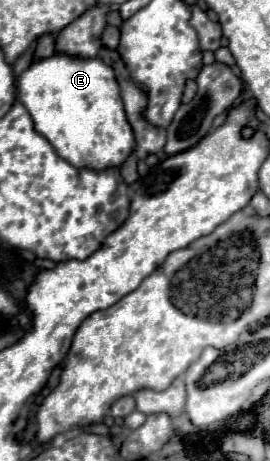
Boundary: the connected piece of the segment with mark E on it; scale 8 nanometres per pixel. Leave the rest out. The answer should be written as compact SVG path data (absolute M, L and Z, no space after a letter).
M55 52L49 58L35 58L29 64L29 68L23 70L19 76L19 100L29 110L35 130L41 136L45 136L55 148L55 152L73 166L91 166L95 170L103 170L107 166L121 166L123 158L127 158L127 154L131 154L135 146L133 130L127 122L123 102L119 96L115 72L99 56L77 58L63 52Z

